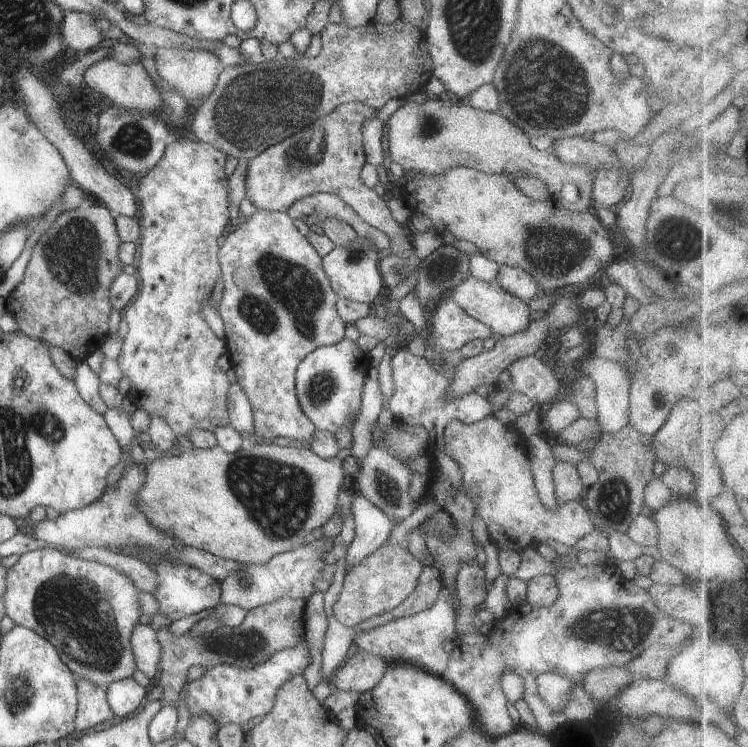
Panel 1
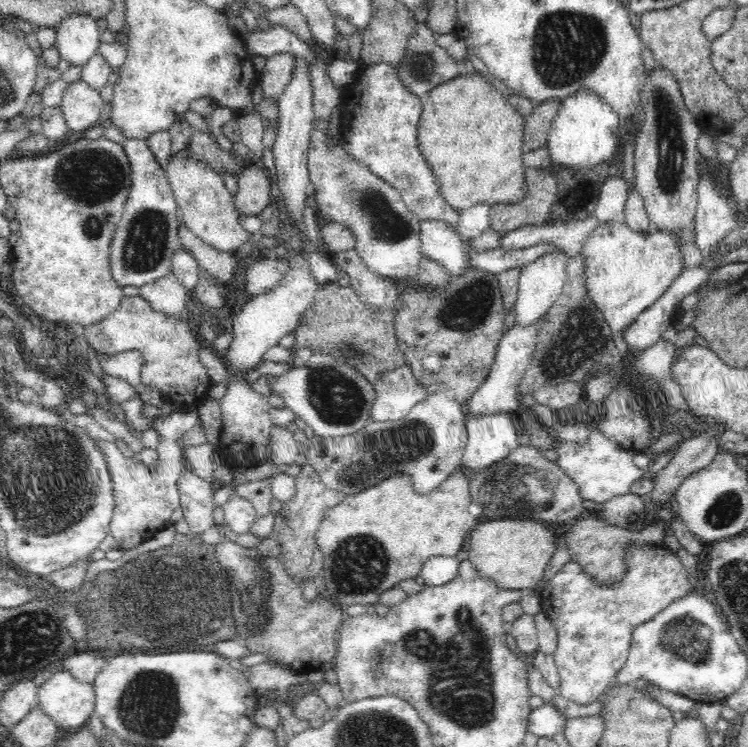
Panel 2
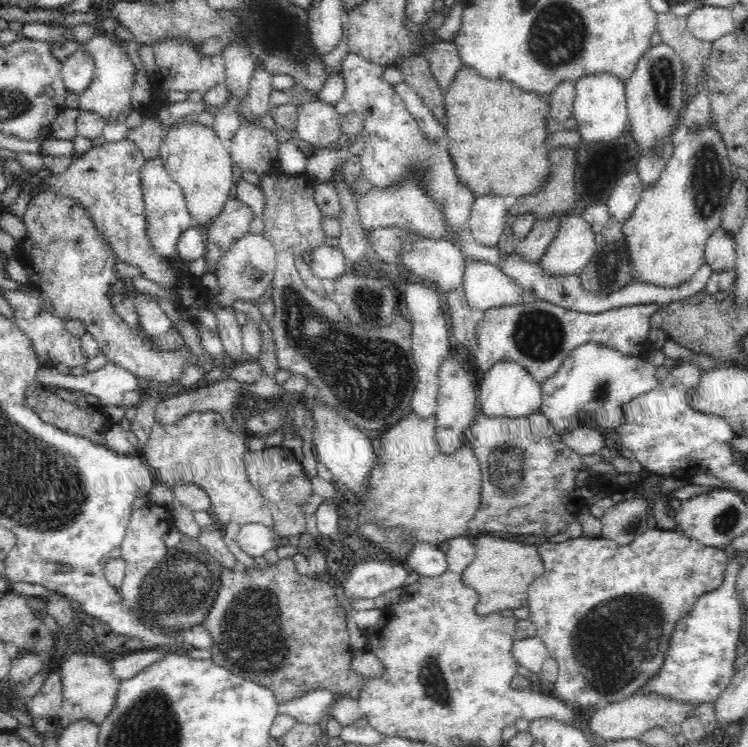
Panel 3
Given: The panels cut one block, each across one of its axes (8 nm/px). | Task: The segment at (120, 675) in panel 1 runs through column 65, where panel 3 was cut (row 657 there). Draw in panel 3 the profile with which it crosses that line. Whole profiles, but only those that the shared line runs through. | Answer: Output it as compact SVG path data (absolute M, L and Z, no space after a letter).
M658 528L646 529L630 544L624 546L617 545L613 540L607 538L582 535L578 538L568 539L566 542L560 542L560 544L550 542L540 544L538 545L538 552L542 557L545 571L529 584L527 607L530 616L528 616L528 619L535 624L537 635L545 642L549 656L558 663L559 674L554 684L553 696L566 705L587 711L596 709L603 704L620 702L634 696L652 676L656 676L656 671L660 671L660 666L662 666L662 661L667 653L671 632L675 629L676 623L689 613L698 597L711 590L716 590L722 584L731 555L728 549L704 546L693 538L684 536L680 531Z

